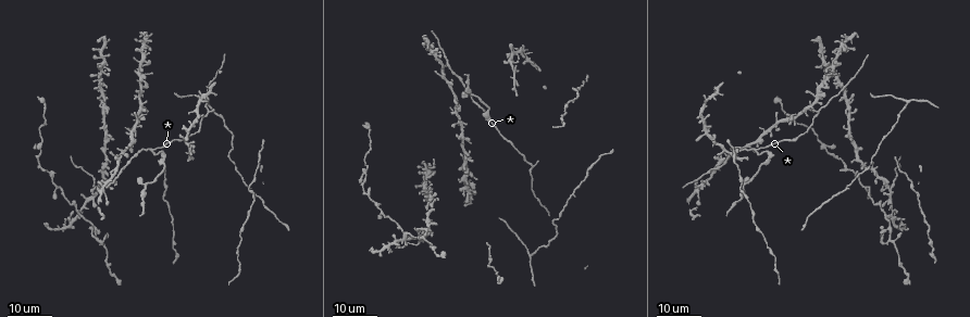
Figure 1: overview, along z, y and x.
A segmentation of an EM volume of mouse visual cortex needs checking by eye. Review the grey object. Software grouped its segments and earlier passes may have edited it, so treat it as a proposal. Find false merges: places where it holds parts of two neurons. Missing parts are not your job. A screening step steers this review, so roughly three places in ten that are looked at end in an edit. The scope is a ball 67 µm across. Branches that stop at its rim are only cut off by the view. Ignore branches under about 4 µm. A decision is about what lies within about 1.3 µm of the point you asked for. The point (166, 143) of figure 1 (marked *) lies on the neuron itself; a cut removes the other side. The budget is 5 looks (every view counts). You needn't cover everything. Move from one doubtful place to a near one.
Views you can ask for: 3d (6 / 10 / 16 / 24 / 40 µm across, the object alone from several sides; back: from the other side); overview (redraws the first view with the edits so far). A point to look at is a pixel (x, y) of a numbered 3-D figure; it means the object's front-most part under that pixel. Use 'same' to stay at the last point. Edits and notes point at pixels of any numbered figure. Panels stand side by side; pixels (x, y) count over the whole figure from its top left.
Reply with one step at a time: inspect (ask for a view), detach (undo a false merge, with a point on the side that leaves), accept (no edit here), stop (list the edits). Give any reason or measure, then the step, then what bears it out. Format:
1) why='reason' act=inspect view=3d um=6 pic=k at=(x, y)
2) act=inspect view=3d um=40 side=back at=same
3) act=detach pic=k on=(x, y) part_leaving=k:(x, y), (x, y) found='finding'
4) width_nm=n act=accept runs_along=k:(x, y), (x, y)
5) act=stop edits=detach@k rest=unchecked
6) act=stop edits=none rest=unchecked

why='arms part here' act=inspect view=3d um=16 pic=1 at=(150, 151)

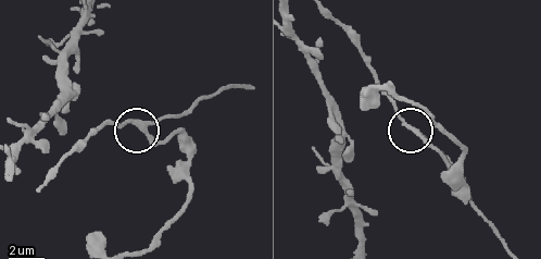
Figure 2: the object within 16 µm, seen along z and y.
why='closer look' act=inspect view=3d um=10 pic=2 at=(418, 132)

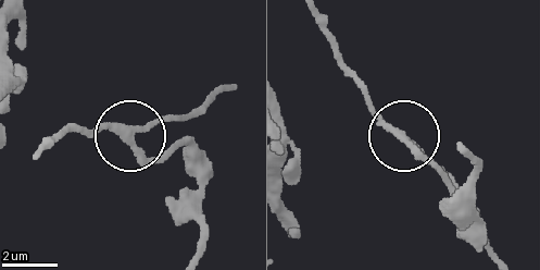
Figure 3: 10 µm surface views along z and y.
act=detach pic=3 on=(141, 158) found='two neurons meet here'

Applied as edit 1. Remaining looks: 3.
why='see it whole again' act=inspect view=overview

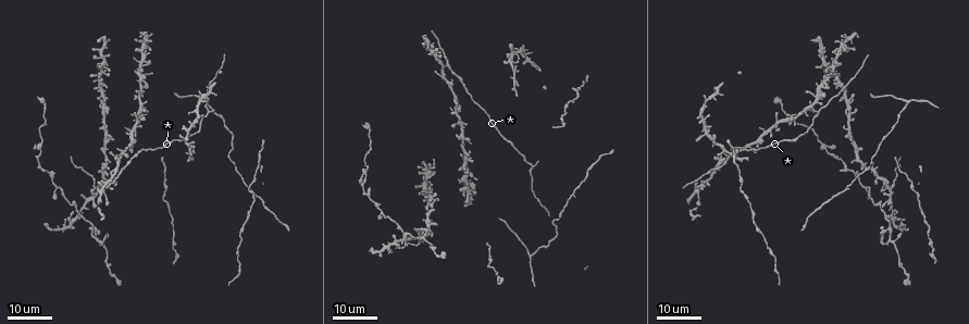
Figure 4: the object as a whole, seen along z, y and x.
act=inspect view=3d um=16 pic=4 at=(441, 47)

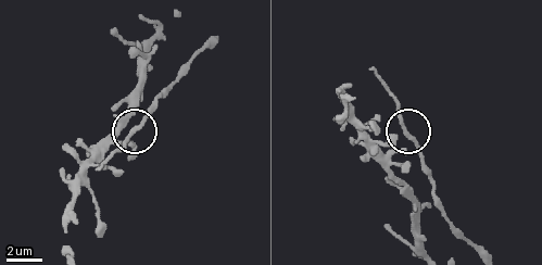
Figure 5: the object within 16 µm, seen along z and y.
act=inspect view=3d um=6 pic=5 at=(407, 135)

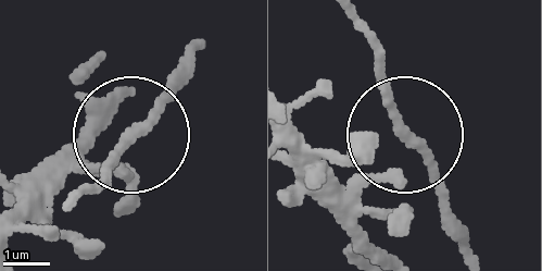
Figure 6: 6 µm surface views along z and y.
act=accept runs_along=6:(194, 44), (183, 78), (93, 192) found='all the same neuron'

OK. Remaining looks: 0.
act=stop edits=detach@3 rest=unchecked

